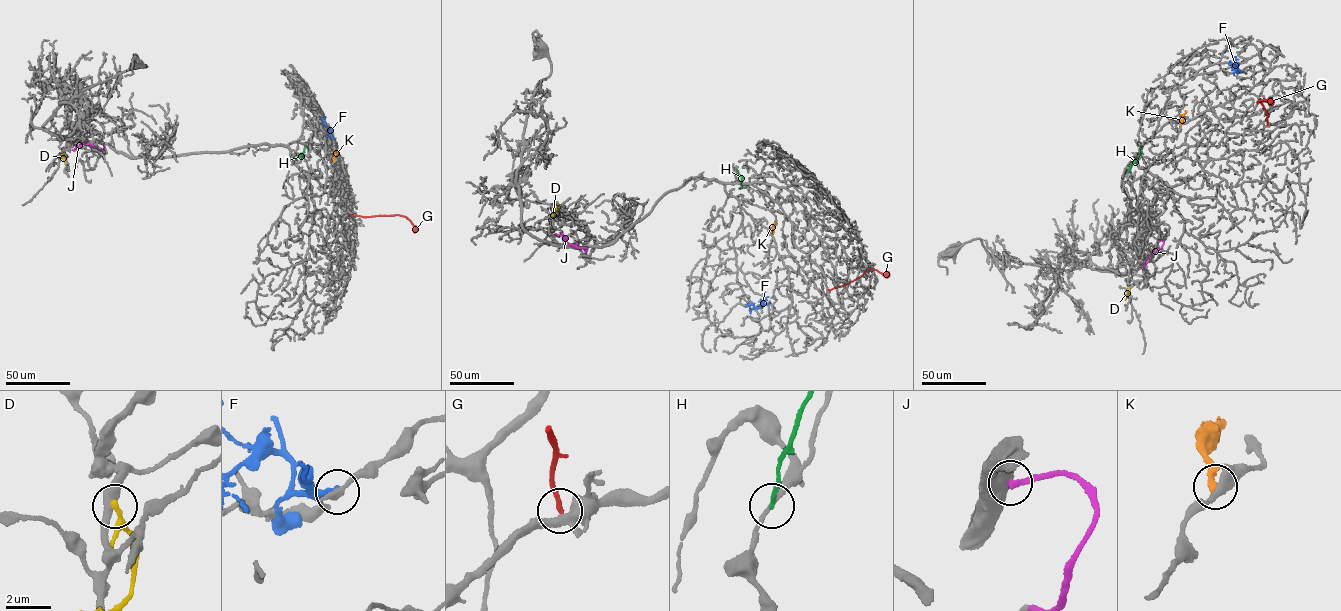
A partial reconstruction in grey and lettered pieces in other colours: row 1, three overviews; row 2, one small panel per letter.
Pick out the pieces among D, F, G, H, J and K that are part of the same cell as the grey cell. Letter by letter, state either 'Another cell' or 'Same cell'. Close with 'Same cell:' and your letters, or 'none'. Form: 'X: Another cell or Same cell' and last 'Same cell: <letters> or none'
D: Another cell
F: Another cell
G: Another cell
H: Another cell
J: Another cell
K: Another cell
Same cell: none

